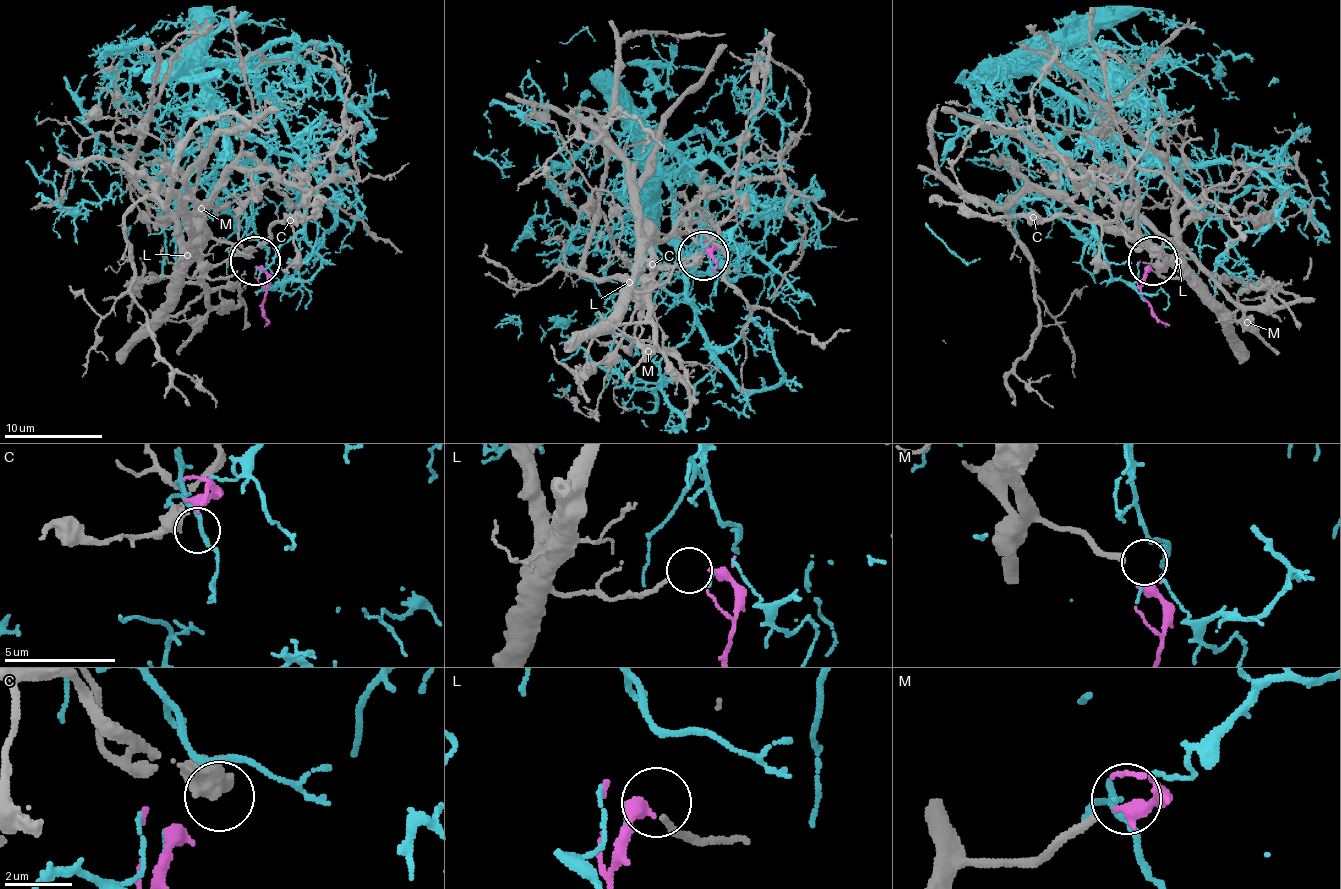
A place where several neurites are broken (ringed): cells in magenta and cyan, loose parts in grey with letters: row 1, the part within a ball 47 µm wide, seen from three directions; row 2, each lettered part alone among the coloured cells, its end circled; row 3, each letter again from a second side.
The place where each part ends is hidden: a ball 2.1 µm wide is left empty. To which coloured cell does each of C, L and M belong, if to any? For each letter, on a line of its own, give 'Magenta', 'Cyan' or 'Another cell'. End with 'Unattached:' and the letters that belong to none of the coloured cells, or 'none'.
C: Another cell
L: Magenta
M: Another cell
Unattached: C, M

